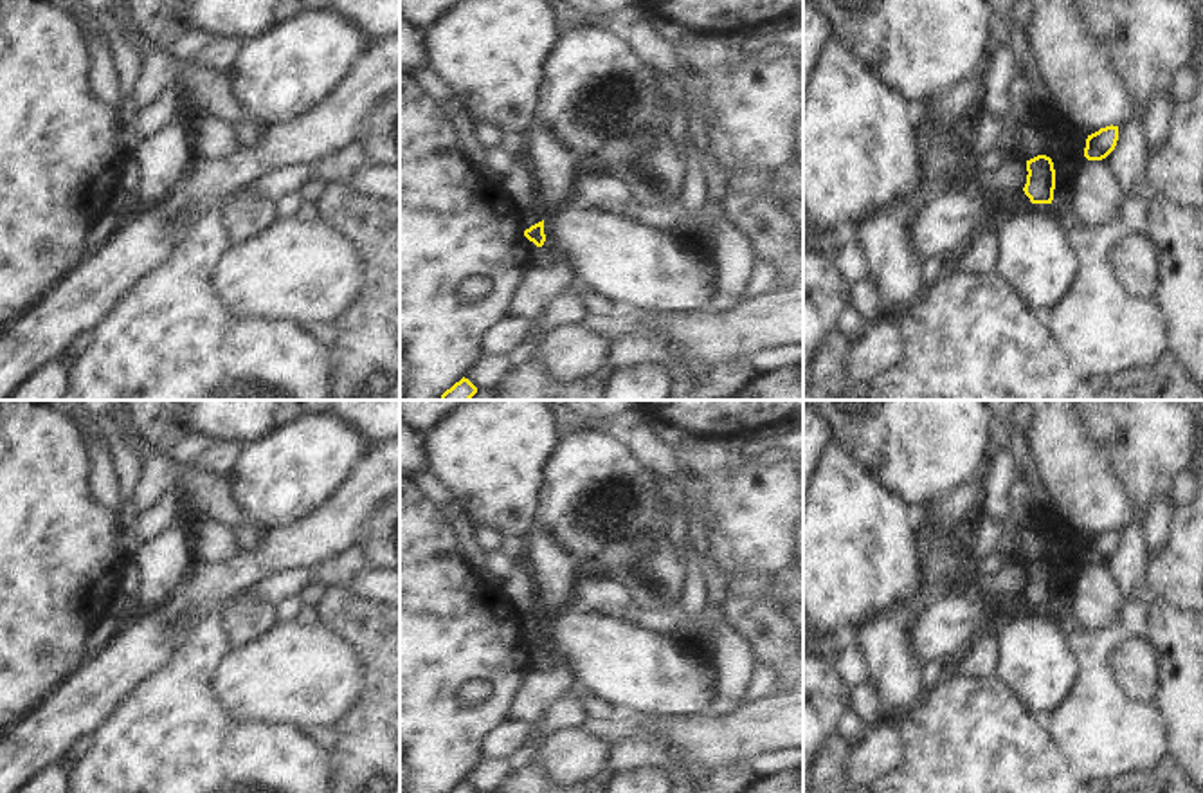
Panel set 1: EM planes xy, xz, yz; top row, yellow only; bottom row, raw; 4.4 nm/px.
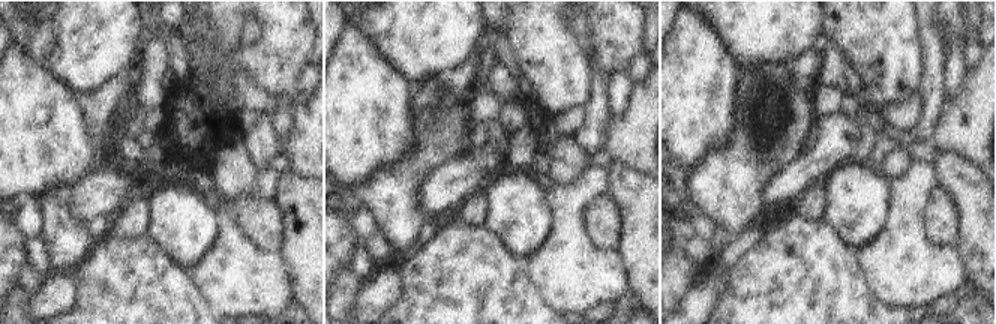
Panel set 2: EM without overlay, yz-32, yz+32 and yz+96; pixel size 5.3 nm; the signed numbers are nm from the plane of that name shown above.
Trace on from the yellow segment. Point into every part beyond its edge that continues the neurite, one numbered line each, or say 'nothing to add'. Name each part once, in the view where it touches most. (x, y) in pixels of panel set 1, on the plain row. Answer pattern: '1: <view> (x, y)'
nothing to add

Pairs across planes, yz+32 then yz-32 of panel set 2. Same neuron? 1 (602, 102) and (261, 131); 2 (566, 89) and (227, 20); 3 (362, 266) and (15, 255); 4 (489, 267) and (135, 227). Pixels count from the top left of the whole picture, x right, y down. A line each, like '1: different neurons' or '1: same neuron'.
1: same neuron
2: different neurons
3: different neurons
4: different neurons

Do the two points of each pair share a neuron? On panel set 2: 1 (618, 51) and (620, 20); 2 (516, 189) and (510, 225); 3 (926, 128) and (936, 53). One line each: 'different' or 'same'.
1: same
2: same
3: same

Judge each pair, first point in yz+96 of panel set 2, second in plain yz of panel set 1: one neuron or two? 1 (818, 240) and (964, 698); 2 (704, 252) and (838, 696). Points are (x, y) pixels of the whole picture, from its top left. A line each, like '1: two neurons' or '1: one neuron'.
1: one neuron
2: two neurons

